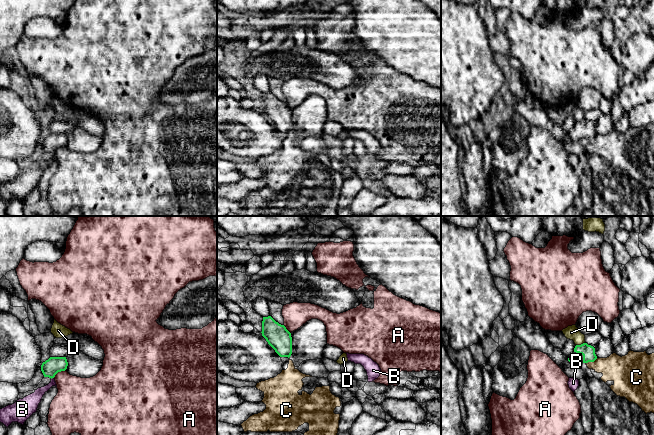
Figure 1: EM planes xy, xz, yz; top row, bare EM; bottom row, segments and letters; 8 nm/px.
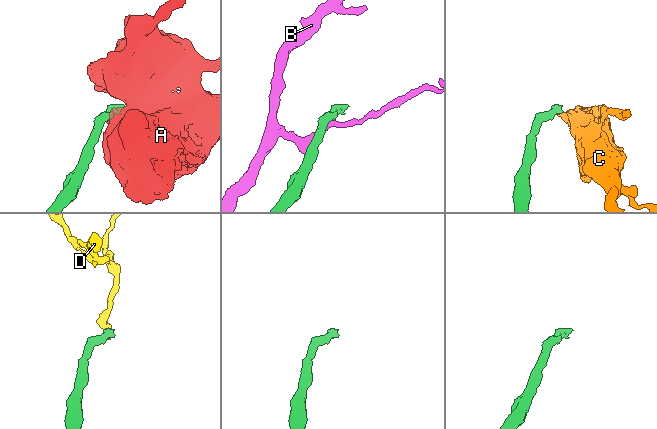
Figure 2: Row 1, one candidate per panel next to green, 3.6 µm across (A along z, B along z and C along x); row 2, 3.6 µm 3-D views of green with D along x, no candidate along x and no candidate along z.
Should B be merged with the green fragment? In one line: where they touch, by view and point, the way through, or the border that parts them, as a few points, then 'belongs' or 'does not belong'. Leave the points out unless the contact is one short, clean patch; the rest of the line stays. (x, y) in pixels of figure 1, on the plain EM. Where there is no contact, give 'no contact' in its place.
xy (52, 153) | does not belong

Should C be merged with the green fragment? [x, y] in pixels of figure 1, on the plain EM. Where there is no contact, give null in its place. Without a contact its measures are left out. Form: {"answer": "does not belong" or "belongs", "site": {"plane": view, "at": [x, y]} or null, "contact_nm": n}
{"answer": "does not belong", "site": {"plane": "yz", "at": [591, 137]}, "contact_nm": 100}

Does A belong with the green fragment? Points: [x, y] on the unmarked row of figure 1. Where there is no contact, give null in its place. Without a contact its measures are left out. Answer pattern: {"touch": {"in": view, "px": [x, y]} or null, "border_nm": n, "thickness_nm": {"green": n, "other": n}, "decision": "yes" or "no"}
{"touch": {"in": "xy", "px": [59, 147]}, "border_nm": 120, "thickness_nm": {"green": 140, "other": 320}, "decision": "no"}

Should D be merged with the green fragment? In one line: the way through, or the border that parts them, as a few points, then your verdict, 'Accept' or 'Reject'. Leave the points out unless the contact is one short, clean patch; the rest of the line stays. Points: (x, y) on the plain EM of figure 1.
Boundary: yz (584, 118), (576, 121). Reject

